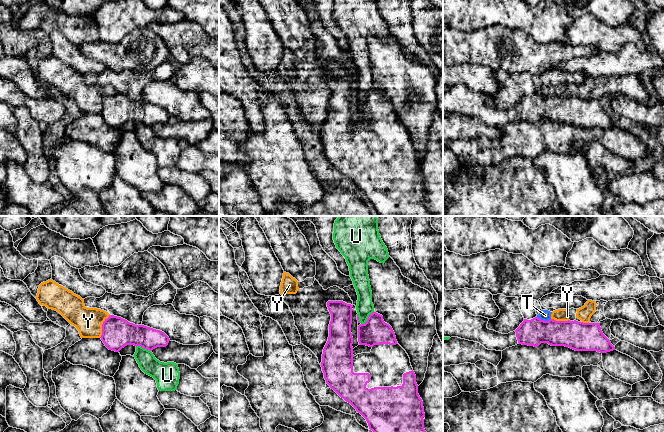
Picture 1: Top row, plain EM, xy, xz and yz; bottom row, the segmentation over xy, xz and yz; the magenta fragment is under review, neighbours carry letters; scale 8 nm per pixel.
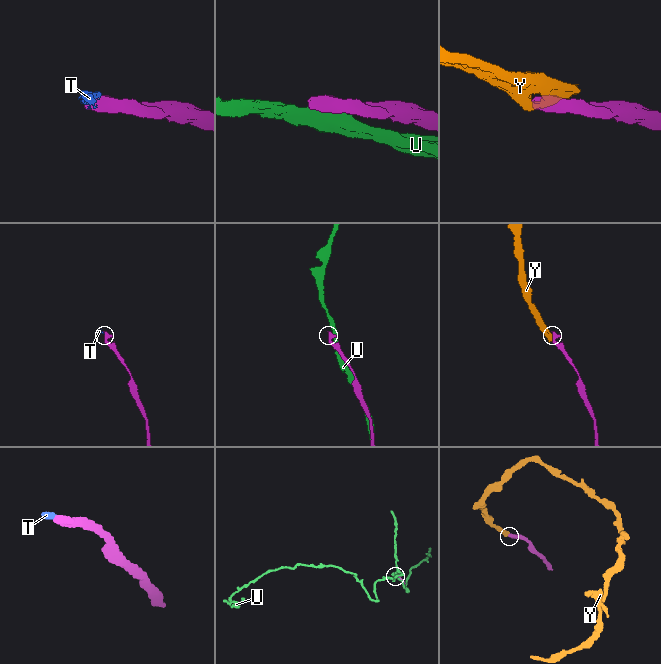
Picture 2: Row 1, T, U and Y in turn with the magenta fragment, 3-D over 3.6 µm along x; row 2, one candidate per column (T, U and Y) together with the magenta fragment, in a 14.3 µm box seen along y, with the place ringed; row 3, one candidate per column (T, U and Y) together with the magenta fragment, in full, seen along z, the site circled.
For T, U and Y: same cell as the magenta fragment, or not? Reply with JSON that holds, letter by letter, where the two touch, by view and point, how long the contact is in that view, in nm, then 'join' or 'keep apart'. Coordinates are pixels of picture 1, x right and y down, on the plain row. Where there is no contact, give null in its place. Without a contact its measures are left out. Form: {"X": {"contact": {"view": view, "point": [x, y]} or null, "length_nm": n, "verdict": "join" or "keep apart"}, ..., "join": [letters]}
{"T": {"contact": {"view": "yz", "point": [543, 96]}, "length_nm": 110, "verdict": "keep apart"}, "U": {"contact": {"view": "xz", "point": [367, 95]}, "length_nm": 150, "verdict": "keep apart"}, "Y": {"contact": {"view": "xy", "point": [102, 102]}, "length_nm": 200, "verdict": "keep apart"}, "join": []}

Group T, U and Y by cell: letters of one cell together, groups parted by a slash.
T Y / U

